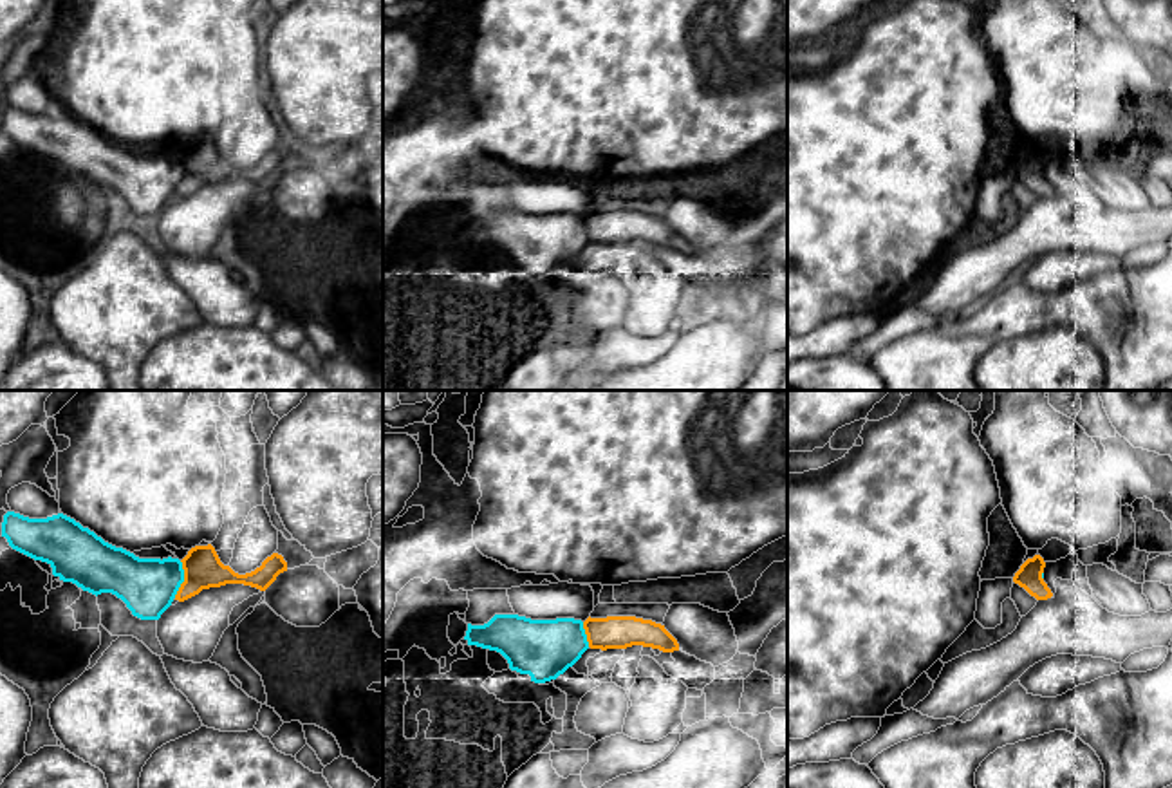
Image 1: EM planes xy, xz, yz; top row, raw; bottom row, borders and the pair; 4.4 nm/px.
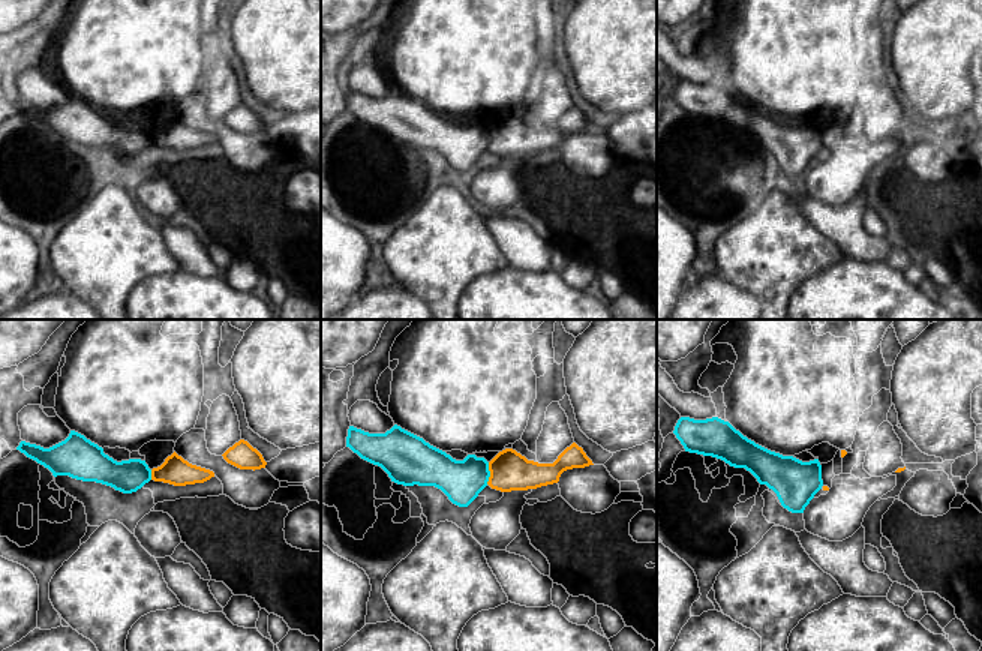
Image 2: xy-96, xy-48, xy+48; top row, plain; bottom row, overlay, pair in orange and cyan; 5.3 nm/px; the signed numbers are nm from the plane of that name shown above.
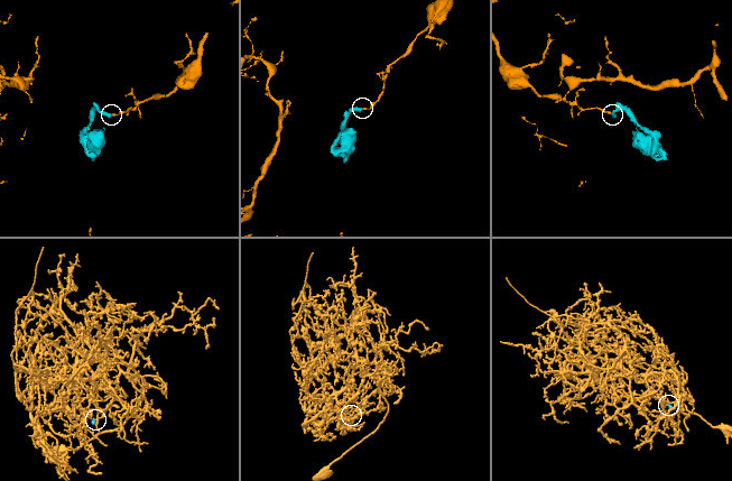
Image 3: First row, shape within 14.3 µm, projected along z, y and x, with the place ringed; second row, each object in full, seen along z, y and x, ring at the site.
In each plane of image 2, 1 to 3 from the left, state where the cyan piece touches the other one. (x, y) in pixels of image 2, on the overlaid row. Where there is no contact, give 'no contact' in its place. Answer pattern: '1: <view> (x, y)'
1: xy-96 (152, 474)
2: xy-48 (490, 473)
3: no contact

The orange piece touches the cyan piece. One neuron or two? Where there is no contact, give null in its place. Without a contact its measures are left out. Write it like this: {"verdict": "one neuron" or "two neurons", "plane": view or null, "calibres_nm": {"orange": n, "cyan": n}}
{"verdict": "two neurons", "plane": "xy", "calibres_nm": {"orange": 170, "cyan": 260}}

